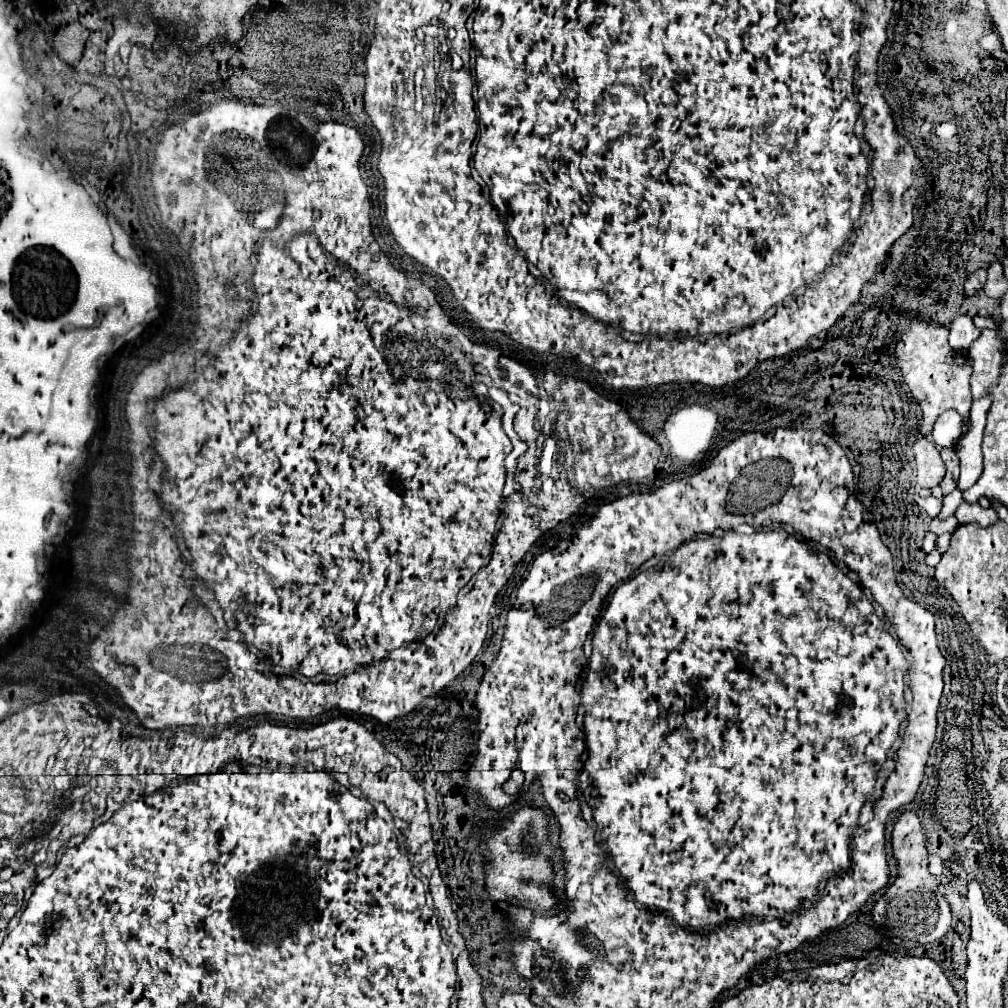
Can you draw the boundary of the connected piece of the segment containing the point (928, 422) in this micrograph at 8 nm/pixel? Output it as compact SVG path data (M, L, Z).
M911 321L911 325L901 333L893 355L897 359L897 369L905 377L905 383L913 399L919 403L923 411L919 435L929 435L935 419L947 409L955 409L961 417L969 415L971 401L973 401L971 391L969 391L971 359L967 351L957 351L947 343L945 325L927 323L927 321Z

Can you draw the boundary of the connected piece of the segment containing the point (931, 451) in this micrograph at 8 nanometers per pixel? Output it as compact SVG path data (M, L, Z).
M919 437L913 445L913 453L917 463L917 485L927 489L937 487L945 475L945 467L935 443L927 437Z

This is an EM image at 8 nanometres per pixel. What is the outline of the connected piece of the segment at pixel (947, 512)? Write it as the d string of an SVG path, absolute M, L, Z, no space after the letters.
M956 488L954 491L945 495L942 499L942 509L938 515L938 518L945 520L947 517L952 516L955 509L963 502L962 491Z

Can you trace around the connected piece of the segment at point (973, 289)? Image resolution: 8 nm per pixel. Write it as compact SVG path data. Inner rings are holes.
M977 269L975 273L967 275L967 281L965 281L965 285L963 285L965 297L971 297L971 295L975 295L977 291L981 291L981 289L983 289L983 283L985 283L985 277L987 277L985 269Z

